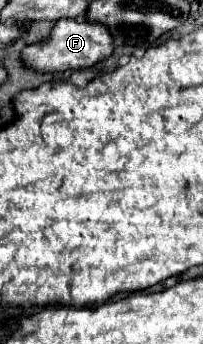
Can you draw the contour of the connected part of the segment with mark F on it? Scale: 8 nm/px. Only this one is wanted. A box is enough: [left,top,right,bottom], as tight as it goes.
[21,19,113,73]

